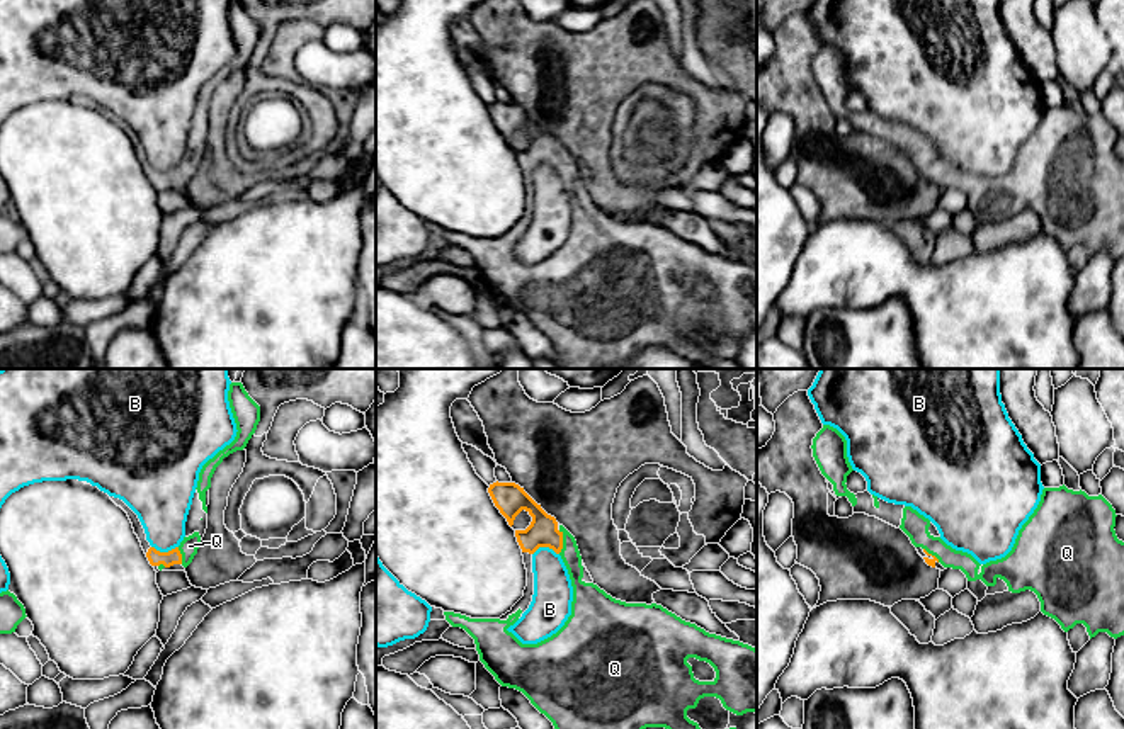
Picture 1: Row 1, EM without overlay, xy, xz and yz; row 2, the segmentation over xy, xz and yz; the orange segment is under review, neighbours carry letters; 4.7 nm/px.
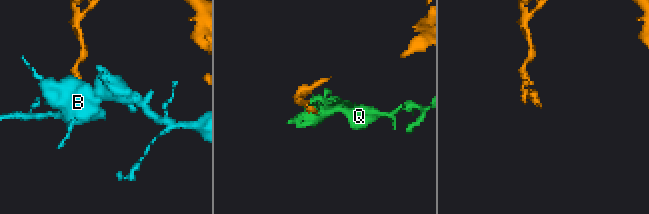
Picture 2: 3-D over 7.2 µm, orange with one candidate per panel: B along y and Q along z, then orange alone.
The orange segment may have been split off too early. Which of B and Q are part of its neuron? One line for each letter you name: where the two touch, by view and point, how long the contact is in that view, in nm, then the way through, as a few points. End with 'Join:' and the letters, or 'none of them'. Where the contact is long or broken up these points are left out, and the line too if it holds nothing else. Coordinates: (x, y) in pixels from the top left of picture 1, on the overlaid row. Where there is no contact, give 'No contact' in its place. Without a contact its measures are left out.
Q: Touches orange at xz (562, 542). Shared border 110 nm
Join: Q

